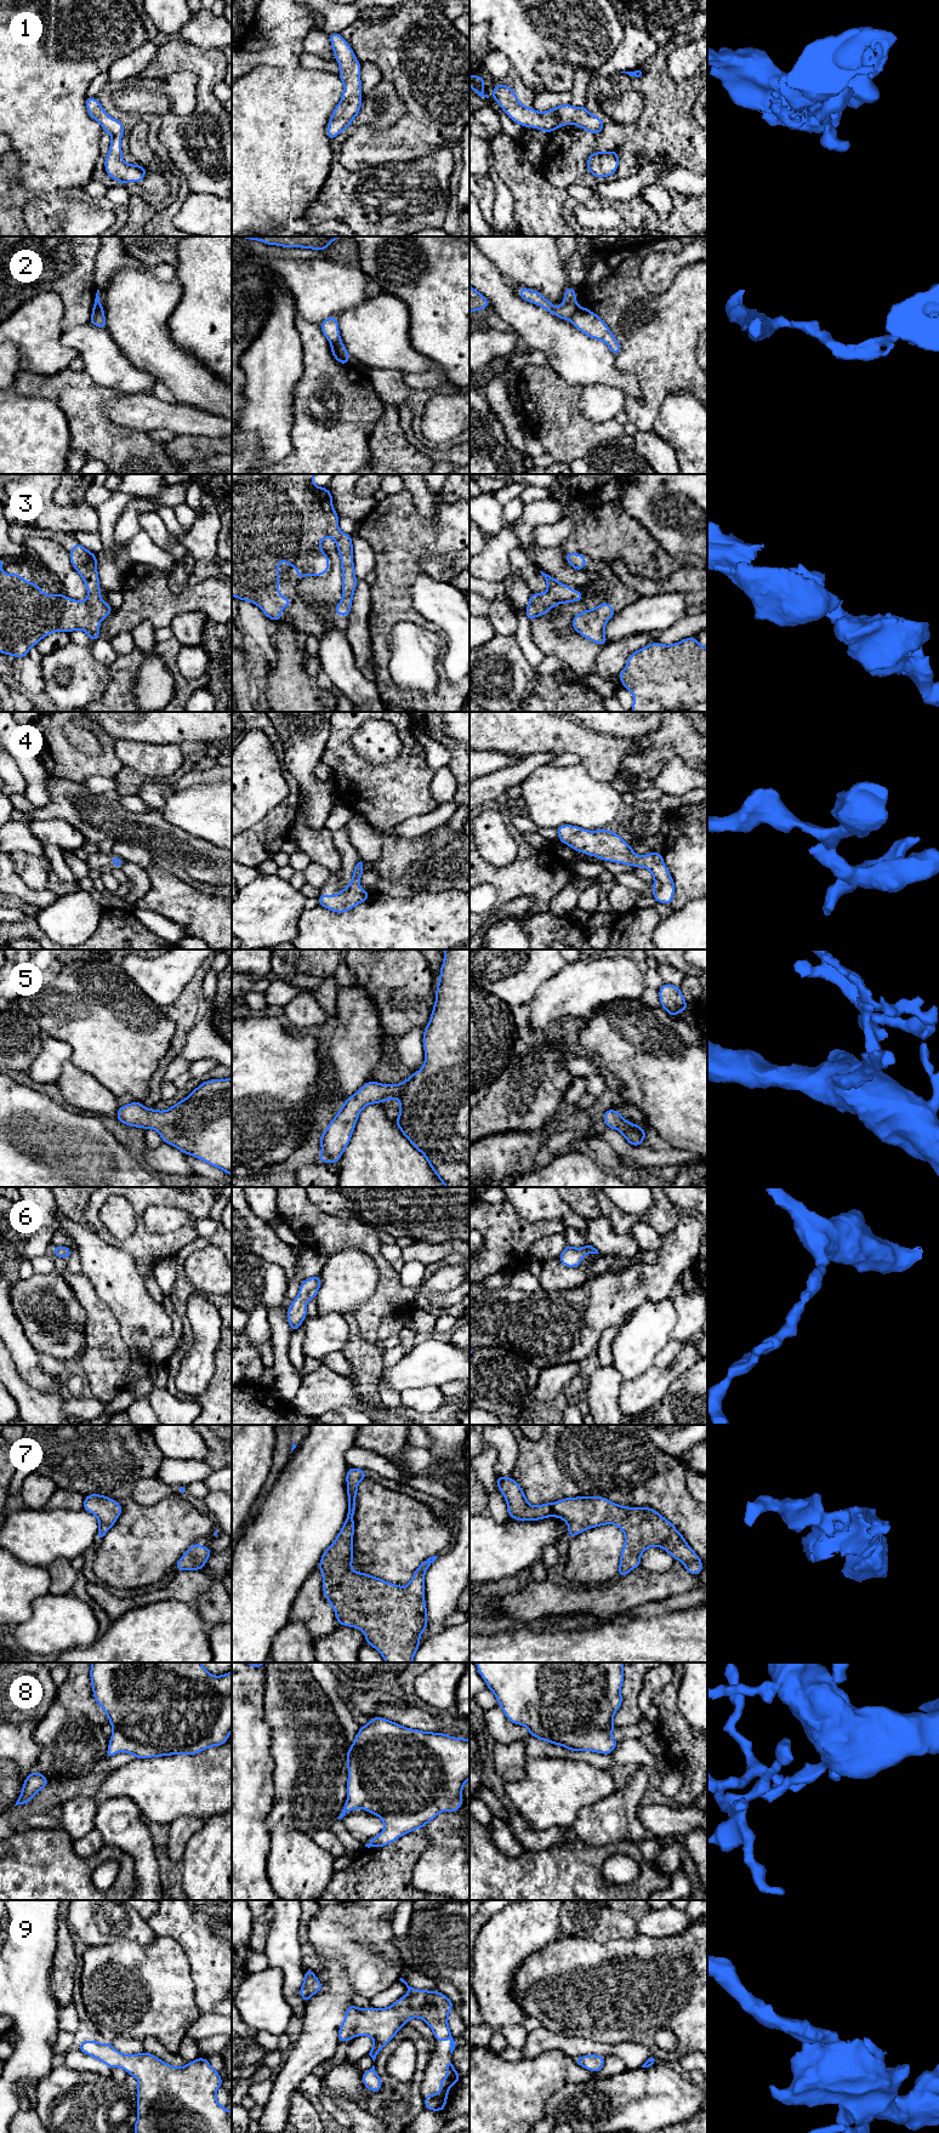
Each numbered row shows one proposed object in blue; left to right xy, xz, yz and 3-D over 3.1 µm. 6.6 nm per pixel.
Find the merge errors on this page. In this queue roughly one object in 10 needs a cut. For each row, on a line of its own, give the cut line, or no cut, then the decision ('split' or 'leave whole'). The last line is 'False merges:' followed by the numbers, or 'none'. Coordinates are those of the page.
1: cut none; leave whole
2: cut yz (579, 307), (569, 319); split
3: cut none; leave whole
4: cut none; leave whole
5: cut none; leave whole
6: cut none; leave whole
7: cut none; leave whole
8: cut none; leave whole
9: cut none; leave whole
False merges: 2

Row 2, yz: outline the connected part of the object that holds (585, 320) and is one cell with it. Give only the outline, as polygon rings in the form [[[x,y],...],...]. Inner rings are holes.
[[[579,307],[570,321],[590,338],[603,341],[615,357],[620,353],[621,347],[619,341],[596,313],[585,307]]]

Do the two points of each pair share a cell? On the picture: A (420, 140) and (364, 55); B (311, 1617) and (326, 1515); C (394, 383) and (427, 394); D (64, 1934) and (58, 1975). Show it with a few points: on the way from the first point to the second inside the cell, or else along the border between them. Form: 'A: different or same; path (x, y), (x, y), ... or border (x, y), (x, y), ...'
A: same; path (420, 115), (408, 85), (388, 66)
B: different; border (317, 1567), (302, 1584), (300, 1591)
C: same; path (403, 392), (405, 394), (419, 394)
D: same; path (64, 1944), (63, 1966)

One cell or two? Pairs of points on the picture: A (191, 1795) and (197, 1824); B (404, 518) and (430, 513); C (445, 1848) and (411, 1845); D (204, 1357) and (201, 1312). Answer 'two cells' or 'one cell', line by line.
A: two cells
B: two cells
C: two cells
D: one cell

